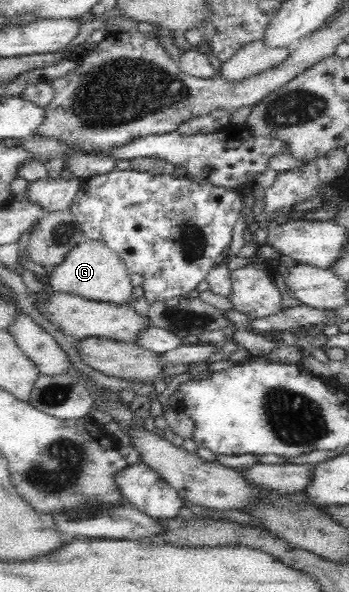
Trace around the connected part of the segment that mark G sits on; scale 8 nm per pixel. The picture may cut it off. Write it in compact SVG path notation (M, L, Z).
M85 239L76 244L61 261L50 268L44 282L53 292L79 295L87 300L109 304L124 304L132 290L130 272L121 257L103 241Z

